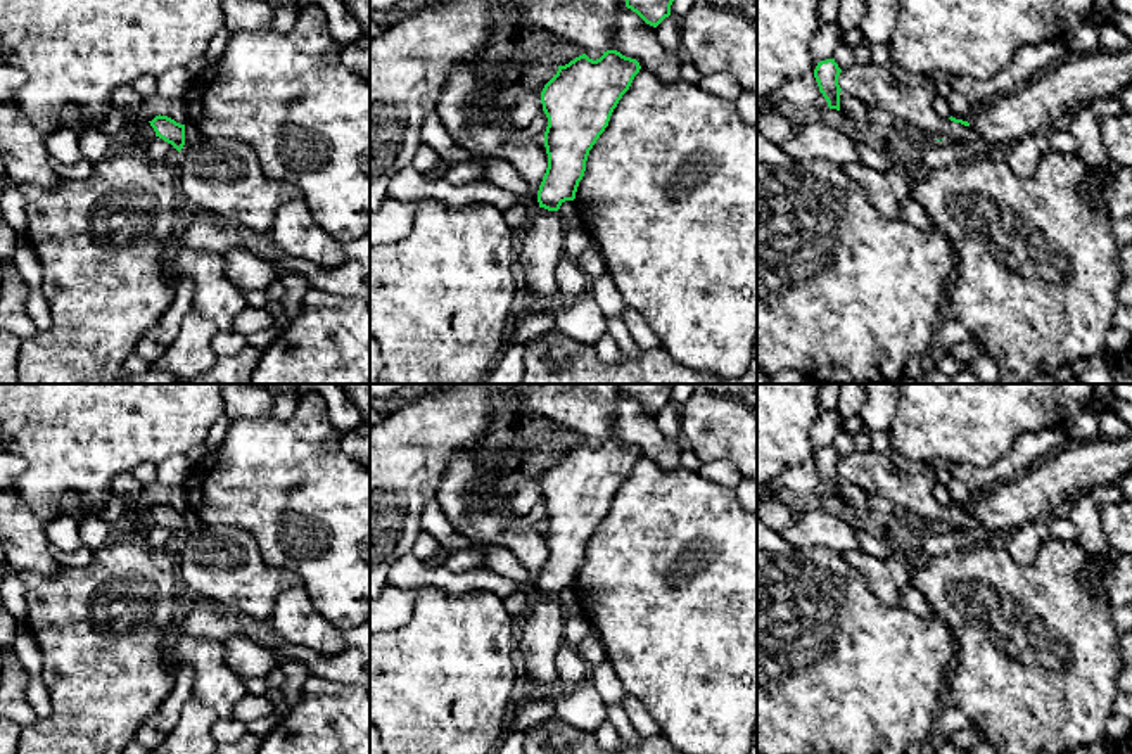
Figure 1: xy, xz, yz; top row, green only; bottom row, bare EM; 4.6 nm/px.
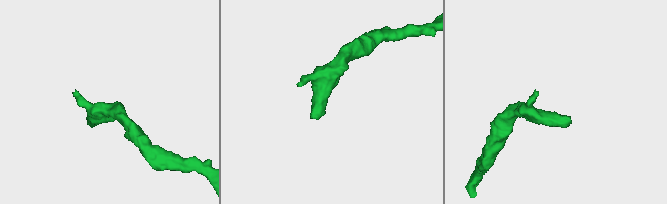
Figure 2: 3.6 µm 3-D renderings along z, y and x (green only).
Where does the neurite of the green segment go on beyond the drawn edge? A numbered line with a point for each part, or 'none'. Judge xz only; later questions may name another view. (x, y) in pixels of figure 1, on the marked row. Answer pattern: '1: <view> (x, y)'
1: xz (543, 241)

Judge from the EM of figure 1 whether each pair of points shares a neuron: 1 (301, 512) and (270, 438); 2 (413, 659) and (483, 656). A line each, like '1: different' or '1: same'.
1: same
2: same

